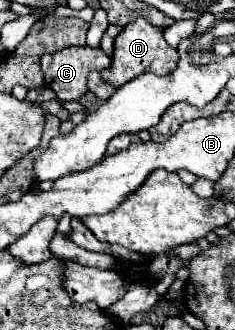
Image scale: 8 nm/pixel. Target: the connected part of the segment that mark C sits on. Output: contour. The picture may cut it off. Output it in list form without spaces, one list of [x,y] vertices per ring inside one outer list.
[[[71,46],[71,48],[65,48],[65,50],[59,50],[59,52],[53,52],[53,54],[45,54],[41,58],[41,70],[45,74],[45,86],[49,86],[55,94],[57,94],[57,100],[61,102],[67,102],[67,100],[79,100],[85,92],[87,92],[87,76],[93,72],[93,70],[105,70],[111,66],[111,58],[101,50],[93,50],[89,46]]]

